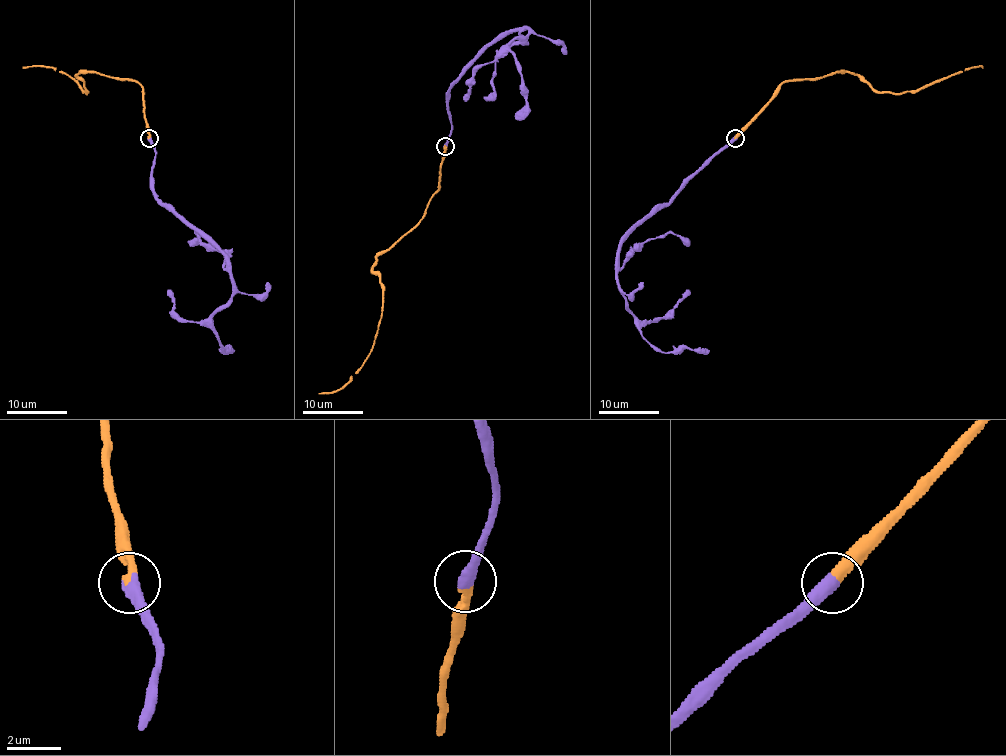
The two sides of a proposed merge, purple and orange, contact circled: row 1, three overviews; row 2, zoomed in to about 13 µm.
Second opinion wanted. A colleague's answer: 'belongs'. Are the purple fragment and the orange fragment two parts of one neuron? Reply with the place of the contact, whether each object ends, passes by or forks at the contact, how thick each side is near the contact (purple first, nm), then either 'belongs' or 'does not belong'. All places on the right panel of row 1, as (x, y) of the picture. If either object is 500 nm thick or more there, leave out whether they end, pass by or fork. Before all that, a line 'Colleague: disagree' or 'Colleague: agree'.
Colleague: agree
(735, 138) | 500/360 nm | belongs

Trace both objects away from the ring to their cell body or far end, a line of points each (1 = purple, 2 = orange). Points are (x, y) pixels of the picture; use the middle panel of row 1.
1: (444, 147), (447, 91), (506, 33), (525, 27), (528, 33), (508, 48), (526, 89), (526, 107), (515, 120)
2: (444, 147), (440, 189), (426, 213), (376, 257), (382, 315), (366, 361), (333, 392), (319, 393)

